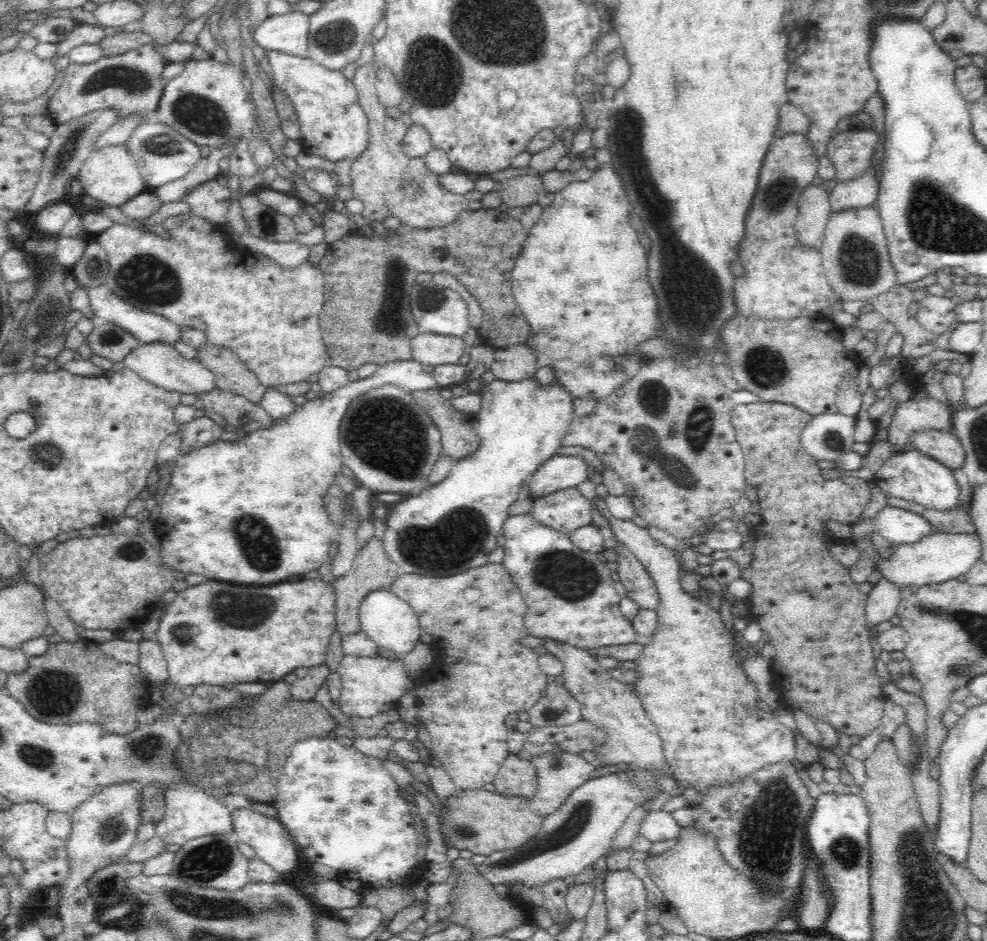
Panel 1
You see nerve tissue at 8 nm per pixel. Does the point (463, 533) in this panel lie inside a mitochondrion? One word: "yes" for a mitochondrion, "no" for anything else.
yes

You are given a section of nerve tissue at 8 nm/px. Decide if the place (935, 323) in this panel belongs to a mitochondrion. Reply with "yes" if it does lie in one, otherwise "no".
no

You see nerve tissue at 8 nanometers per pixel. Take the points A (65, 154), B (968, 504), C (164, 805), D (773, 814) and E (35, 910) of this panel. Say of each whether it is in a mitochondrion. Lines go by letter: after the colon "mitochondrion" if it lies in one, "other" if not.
A: mitochondrion
B: other
C: other
D: mitochondrion
E: other

